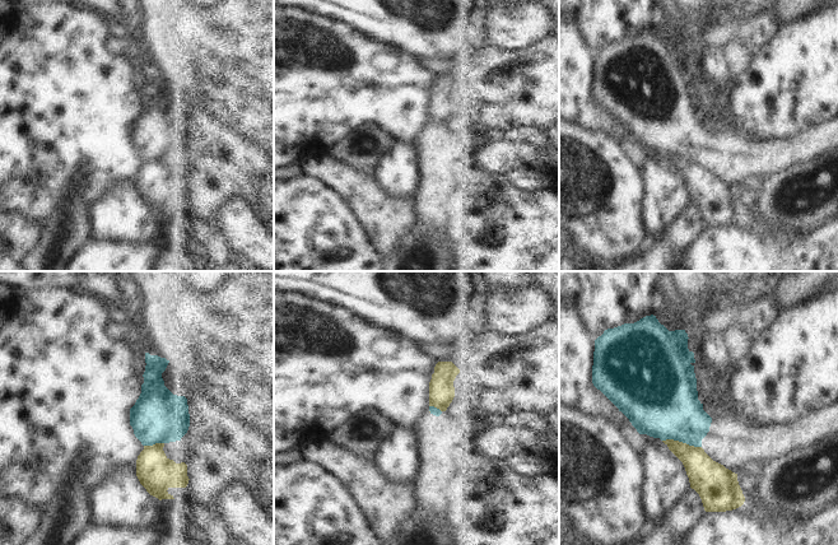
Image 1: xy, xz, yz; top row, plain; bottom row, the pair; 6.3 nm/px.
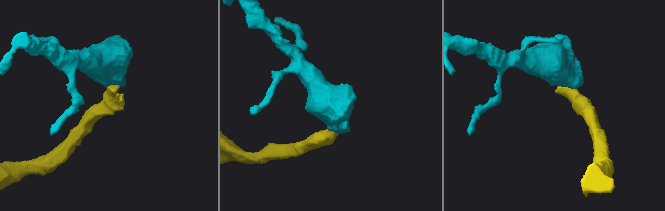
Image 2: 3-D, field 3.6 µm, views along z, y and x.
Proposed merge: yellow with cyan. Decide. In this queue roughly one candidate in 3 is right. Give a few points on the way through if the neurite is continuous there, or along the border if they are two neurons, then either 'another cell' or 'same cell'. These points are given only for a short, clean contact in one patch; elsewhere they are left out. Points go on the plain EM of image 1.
border along yz (662, 154), (678, 154), (701, 162); another cell

